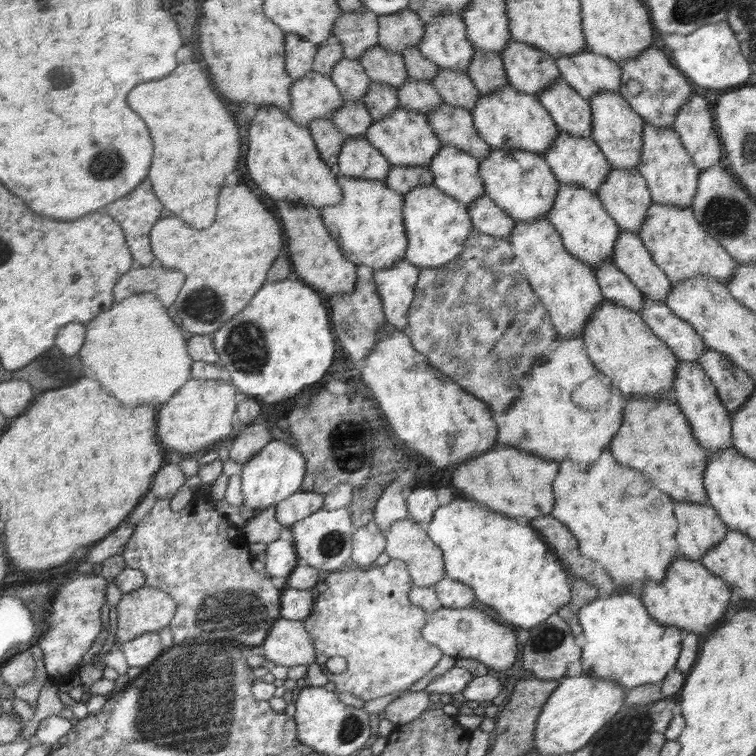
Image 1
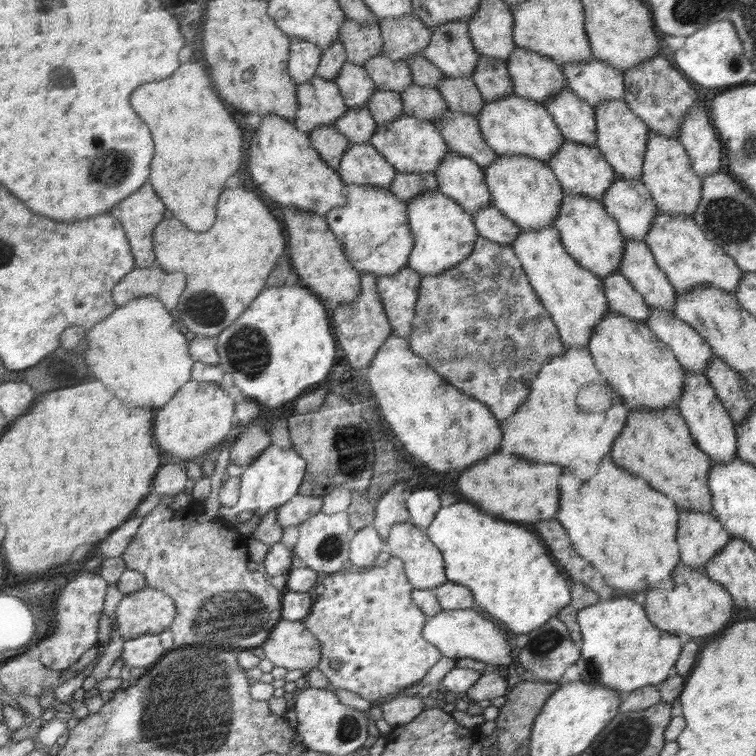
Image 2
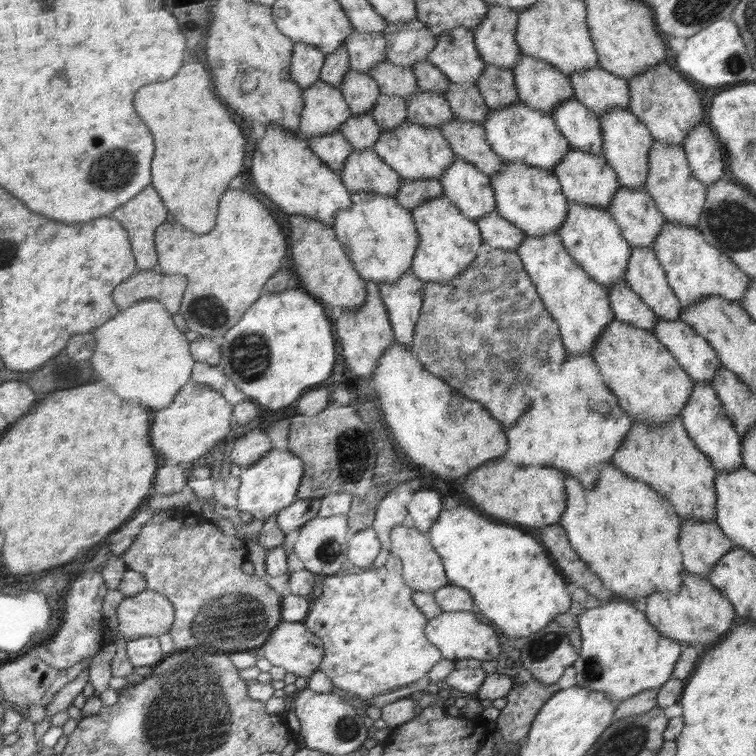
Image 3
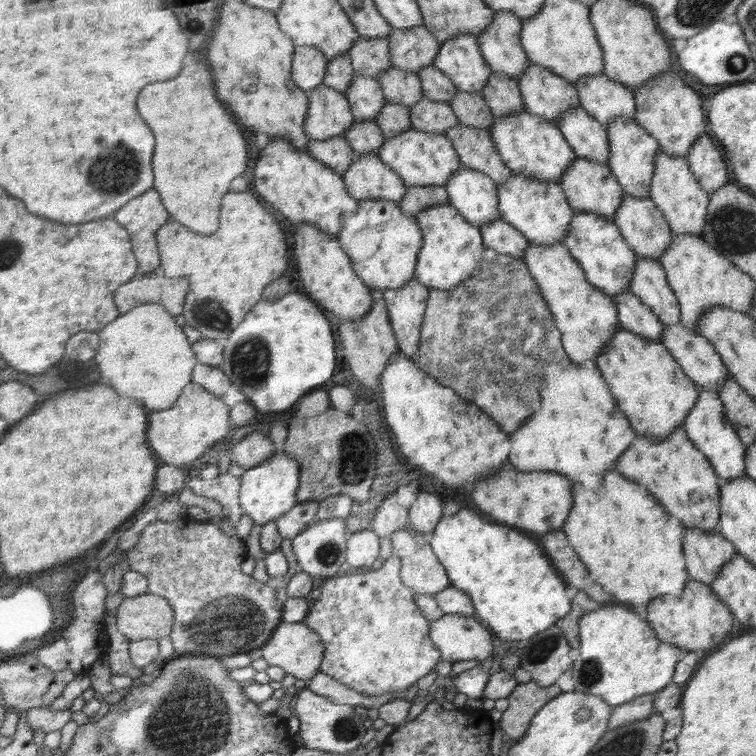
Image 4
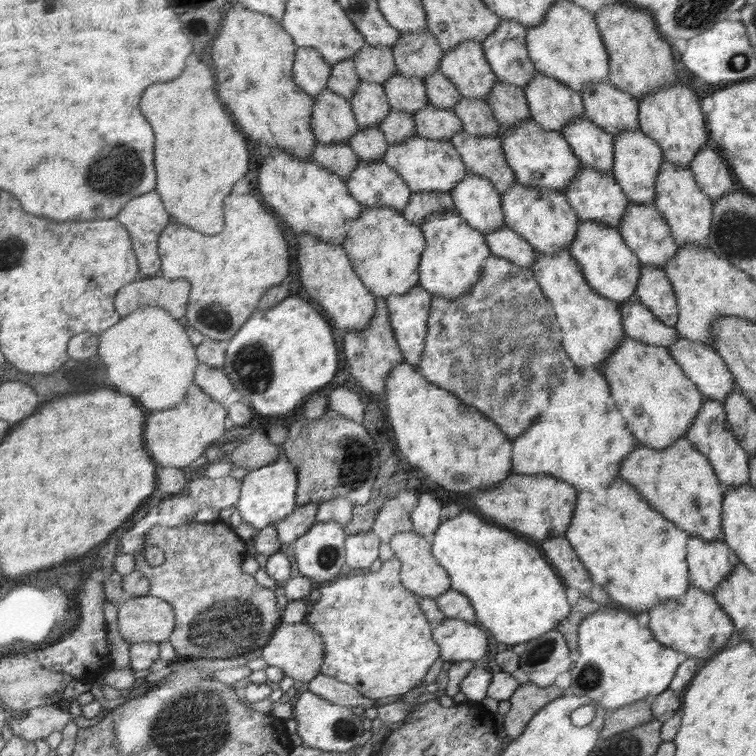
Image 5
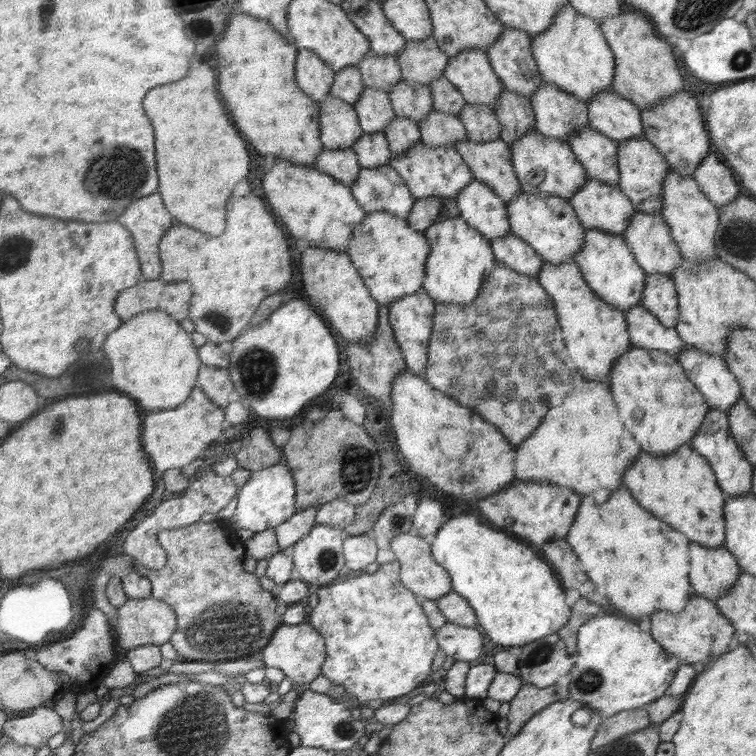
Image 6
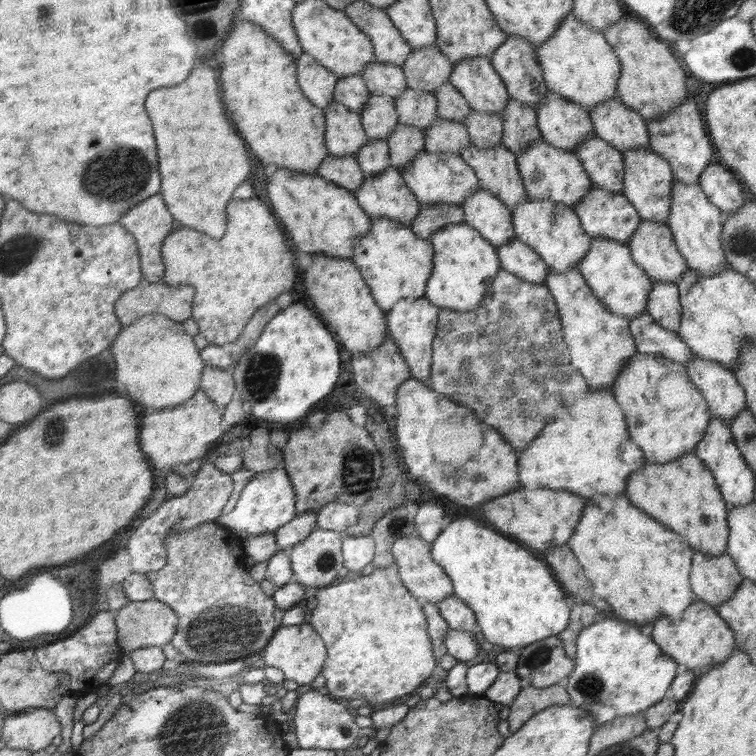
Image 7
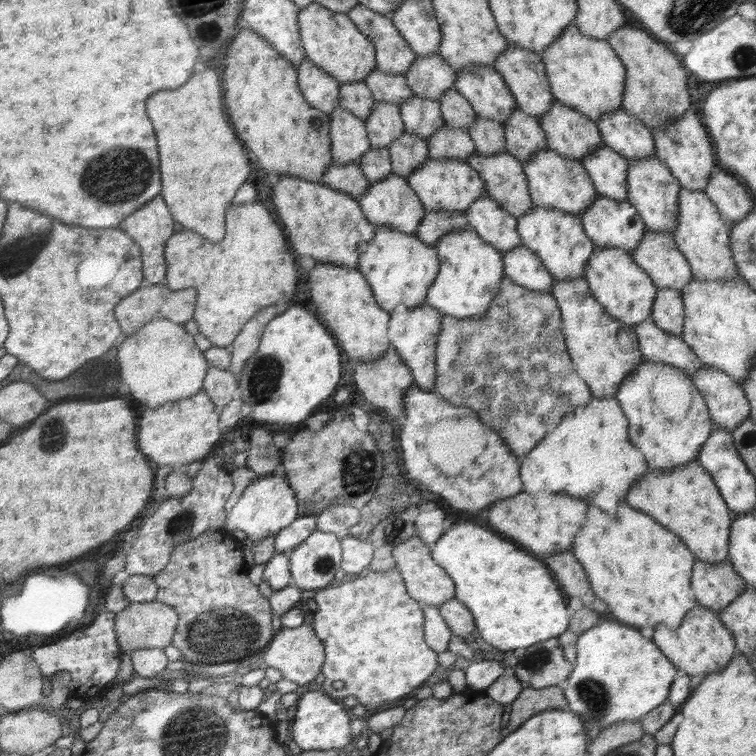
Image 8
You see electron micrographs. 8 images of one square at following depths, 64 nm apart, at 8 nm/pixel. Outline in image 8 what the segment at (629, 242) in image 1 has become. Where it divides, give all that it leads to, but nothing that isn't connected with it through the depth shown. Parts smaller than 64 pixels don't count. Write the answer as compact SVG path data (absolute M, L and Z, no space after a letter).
M674 288L658 289L651 319L658 328L682 336L686 320L682 294Z

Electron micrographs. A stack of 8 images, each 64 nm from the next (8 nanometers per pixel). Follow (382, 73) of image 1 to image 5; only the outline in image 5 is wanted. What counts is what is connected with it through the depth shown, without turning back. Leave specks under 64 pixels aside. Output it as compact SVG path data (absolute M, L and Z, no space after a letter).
M399 73L383 82L391 108L413 114L430 102L427 87L420 78L404 78Z

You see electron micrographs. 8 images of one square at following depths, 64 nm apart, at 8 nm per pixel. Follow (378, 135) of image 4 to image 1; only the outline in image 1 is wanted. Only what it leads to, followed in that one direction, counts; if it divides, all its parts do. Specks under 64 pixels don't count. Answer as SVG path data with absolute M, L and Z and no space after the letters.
M362 100L344 102L330 119L349 138L365 138L374 124L374 118Z

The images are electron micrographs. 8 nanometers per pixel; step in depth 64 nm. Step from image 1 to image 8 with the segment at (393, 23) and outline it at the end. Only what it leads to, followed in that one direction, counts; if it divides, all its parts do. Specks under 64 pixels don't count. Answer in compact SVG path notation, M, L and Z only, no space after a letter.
M438 52L434 55L416 56L406 72L406 82L420 98L439 100L443 92L452 87L458 78L457 72L442 60Z

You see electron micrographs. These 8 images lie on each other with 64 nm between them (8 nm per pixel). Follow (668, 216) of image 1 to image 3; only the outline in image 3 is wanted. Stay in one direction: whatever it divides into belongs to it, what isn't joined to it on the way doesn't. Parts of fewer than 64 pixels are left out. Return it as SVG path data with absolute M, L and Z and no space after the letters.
M666 220L664 228L659 232L654 251L666 270L667 280L684 309L694 307L696 303L703 302L712 295L720 295L732 302L742 304L744 296L751 290L751 277L731 257L708 242L698 227L675 225Z

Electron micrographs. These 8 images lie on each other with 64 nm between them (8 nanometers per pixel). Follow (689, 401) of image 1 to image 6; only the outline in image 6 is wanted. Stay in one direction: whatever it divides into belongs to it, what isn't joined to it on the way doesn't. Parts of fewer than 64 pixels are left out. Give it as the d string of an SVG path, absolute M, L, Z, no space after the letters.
M709 407L702 428L700 428L700 432L696 434L695 438L691 440L690 446L697 453L707 457L715 471L715 476L718 478L720 489L723 490L727 498L748 496L754 491L754 466L739 447L735 437L732 436L730 419L727 413Z

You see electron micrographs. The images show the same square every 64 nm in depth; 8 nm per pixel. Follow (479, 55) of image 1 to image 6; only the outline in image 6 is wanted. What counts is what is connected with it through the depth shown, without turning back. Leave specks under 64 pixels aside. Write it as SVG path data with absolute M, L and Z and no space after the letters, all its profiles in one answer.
M504 88L493 109L502 124L501 138L508 145L520 140L528 131L536 131L535 114L529 98Z

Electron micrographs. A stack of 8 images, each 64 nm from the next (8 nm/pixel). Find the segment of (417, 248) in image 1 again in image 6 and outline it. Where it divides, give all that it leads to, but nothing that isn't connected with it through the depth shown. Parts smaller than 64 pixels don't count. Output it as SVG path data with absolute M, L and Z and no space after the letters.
M460 217L435 222L428 226L423 235L427 238L430 245L430 252L425 262L425 277L422 291L428 293L436 303L456 303L466 306L472 304L480 291L483 290L484 280L496 268L497 261L495 260L491 241Z

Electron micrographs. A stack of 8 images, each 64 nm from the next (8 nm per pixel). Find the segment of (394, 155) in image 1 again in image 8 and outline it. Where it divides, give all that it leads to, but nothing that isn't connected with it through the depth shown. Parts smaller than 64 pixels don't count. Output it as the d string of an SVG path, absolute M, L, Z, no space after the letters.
M428 157L412 174L405 178L417 193L426 212L466 212L476 200L488 194L486 181L467 162L460 159L433 159Z

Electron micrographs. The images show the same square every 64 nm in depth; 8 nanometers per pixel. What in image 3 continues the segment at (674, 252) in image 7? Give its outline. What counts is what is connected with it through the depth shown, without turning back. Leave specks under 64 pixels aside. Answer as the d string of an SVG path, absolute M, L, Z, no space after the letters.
M620 185L607 211L632 247L654 250L666 218L645 188L636 190Z

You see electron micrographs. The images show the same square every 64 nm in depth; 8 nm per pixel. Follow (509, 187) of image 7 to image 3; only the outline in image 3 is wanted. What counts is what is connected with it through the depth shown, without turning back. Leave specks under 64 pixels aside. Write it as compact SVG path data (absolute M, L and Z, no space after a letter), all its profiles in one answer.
M454 118L439 129L450 142L452 150L455 150L457 158L475 164L488 176L503 171L503 157L492 150L482 124Z

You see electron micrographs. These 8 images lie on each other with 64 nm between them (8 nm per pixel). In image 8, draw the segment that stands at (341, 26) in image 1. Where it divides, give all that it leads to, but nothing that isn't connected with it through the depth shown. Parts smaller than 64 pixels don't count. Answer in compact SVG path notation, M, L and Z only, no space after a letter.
M376 69L372 70L363 81L376 101L398 106L413 93L406 82L405 76L398 76L398 74L384 74L384 72Z

